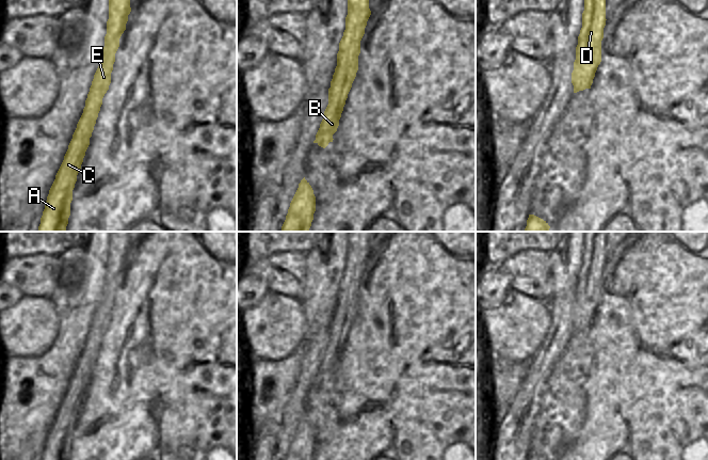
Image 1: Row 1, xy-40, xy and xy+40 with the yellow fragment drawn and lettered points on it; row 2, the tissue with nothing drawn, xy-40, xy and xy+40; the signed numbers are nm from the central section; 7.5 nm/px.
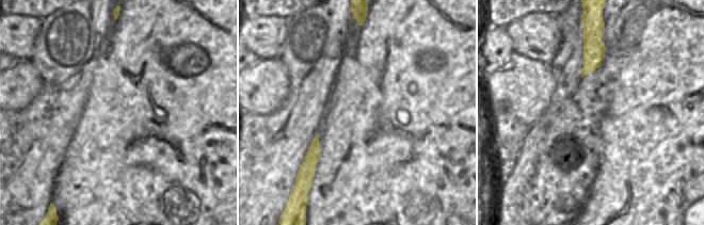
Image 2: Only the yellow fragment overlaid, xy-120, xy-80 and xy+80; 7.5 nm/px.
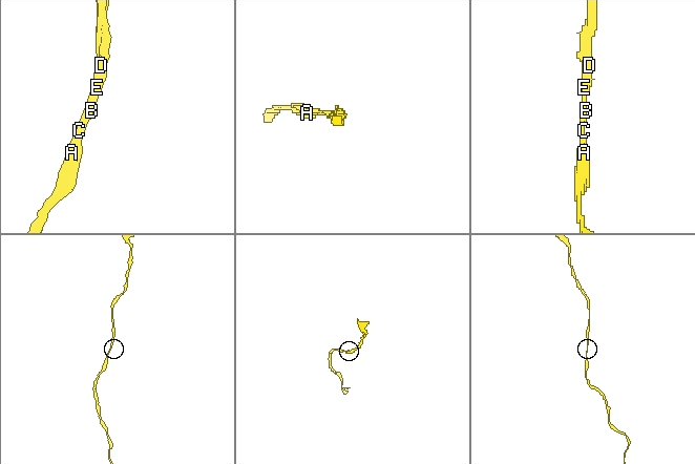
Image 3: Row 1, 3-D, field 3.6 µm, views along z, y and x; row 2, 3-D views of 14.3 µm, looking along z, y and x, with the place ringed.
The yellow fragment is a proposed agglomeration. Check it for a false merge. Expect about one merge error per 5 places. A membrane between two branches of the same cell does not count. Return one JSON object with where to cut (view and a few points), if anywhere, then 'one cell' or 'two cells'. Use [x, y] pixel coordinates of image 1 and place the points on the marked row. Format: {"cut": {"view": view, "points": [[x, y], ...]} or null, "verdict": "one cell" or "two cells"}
{"cut": null, "verdict": "one cell"}

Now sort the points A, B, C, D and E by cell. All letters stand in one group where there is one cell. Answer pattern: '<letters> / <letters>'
A B C D E

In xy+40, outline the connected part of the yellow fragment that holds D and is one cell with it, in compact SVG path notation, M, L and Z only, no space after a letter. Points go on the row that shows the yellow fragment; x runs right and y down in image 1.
M584 0L582 28L578 36L572 73L574 93L591 89L601 62L601 41L606 20L606 0Z

